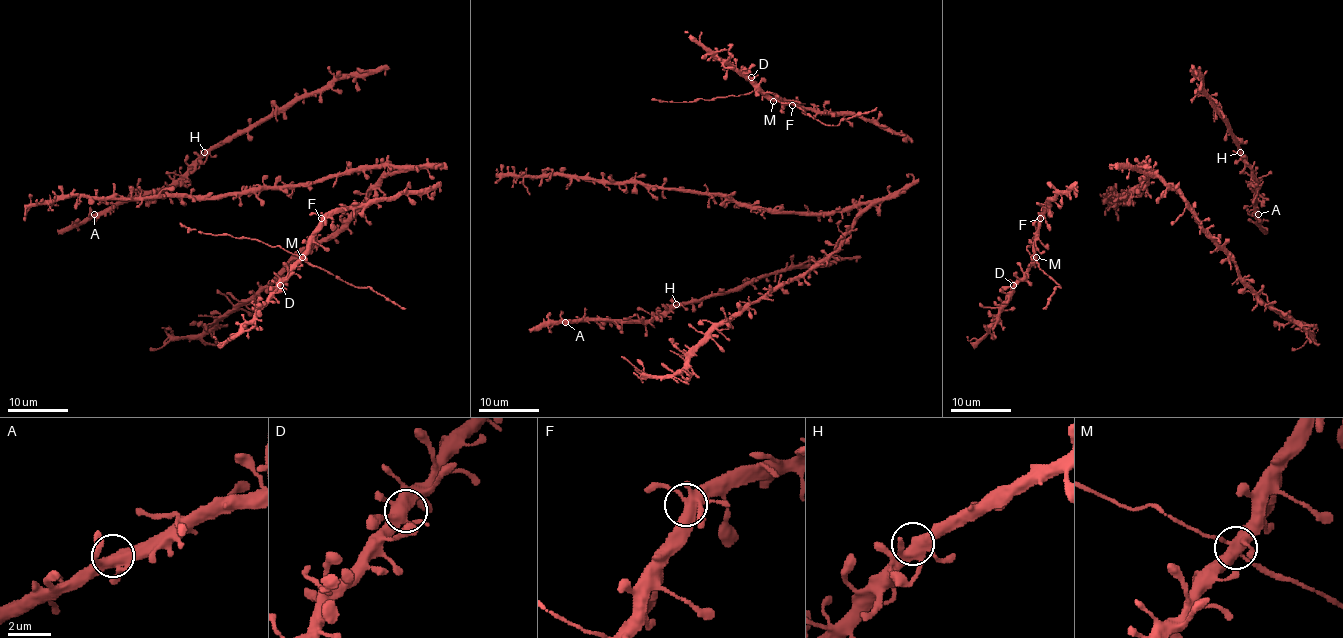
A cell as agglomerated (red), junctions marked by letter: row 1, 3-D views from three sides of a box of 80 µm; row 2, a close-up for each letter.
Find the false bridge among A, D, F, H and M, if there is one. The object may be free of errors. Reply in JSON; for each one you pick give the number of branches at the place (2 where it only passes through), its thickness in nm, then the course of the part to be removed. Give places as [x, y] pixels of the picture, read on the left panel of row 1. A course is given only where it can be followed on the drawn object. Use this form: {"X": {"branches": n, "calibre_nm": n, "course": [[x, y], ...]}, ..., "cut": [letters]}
{"cut": []}

